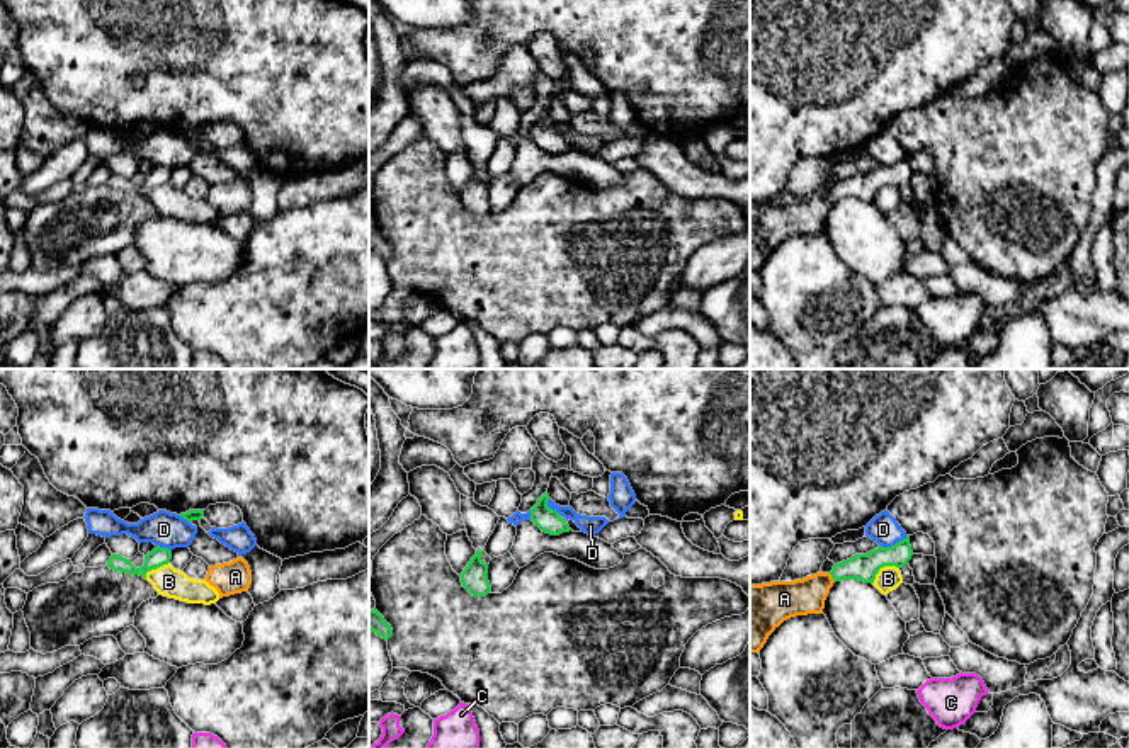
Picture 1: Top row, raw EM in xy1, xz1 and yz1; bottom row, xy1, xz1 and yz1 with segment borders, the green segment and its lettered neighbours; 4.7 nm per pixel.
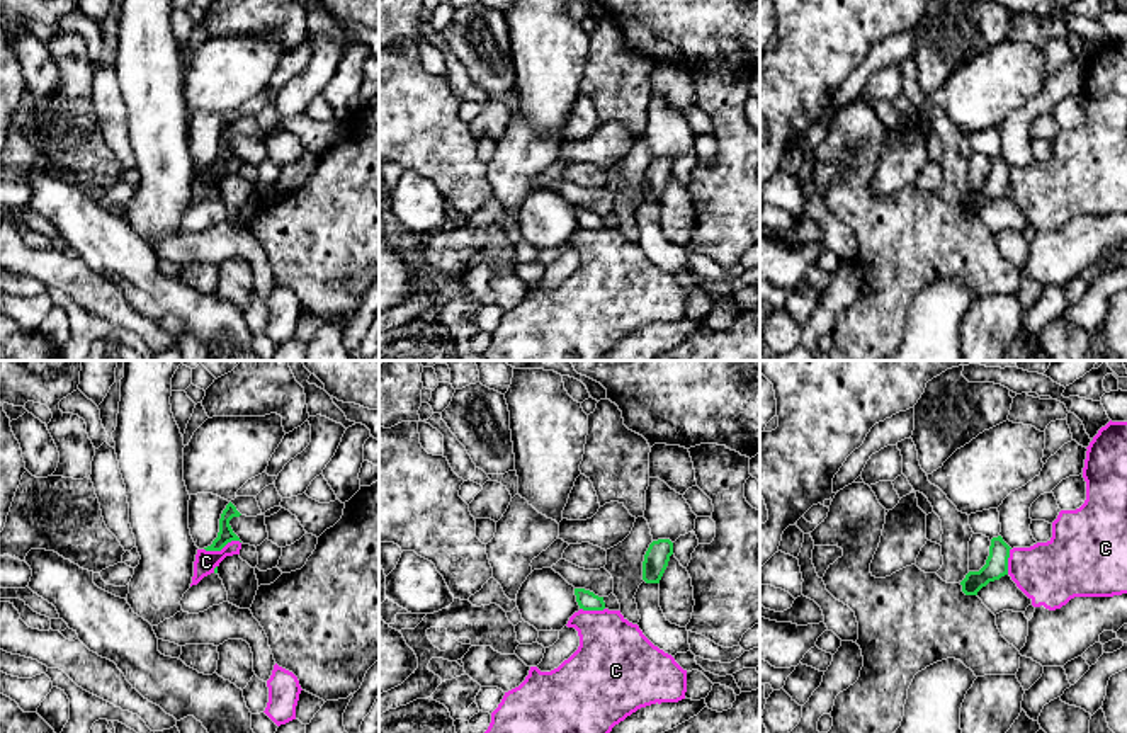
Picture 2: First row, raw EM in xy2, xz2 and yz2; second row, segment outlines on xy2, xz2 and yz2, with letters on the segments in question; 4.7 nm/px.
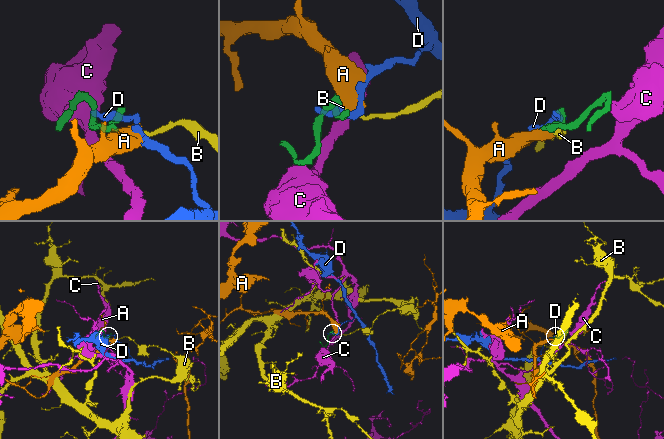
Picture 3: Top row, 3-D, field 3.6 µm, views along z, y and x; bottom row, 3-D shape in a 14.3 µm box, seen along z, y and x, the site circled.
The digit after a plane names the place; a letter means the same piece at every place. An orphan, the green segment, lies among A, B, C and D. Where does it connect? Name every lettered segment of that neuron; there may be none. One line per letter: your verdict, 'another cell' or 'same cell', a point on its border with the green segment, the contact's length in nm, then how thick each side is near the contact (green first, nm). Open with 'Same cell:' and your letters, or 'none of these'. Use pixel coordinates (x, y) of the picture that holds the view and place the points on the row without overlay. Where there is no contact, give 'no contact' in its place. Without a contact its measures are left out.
Same cell: A
A: same cell | yz1 (832, 196) | 50 nm | 130/180 nm
B: another cell | yz1 (881, 186) | 150 nm | 130/120 nm
C: another cell | xy2 (221, 167) | 180 nm | 70/100 nm
D: another cell | yz1 (895, 164) | 140 nm | 130/140 nm

